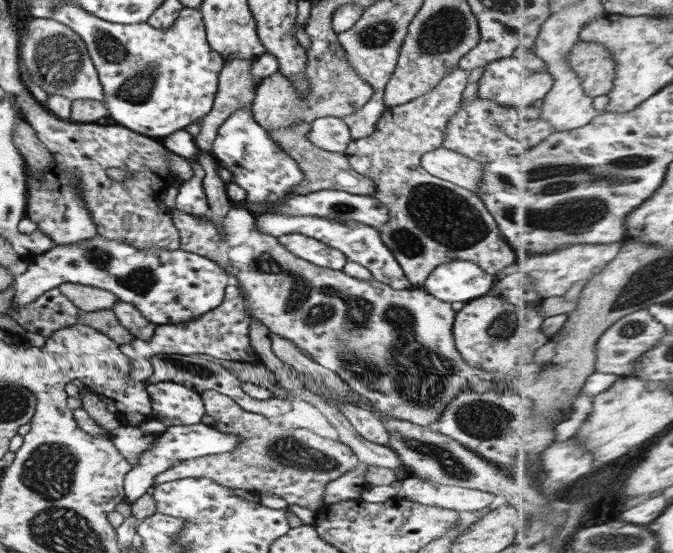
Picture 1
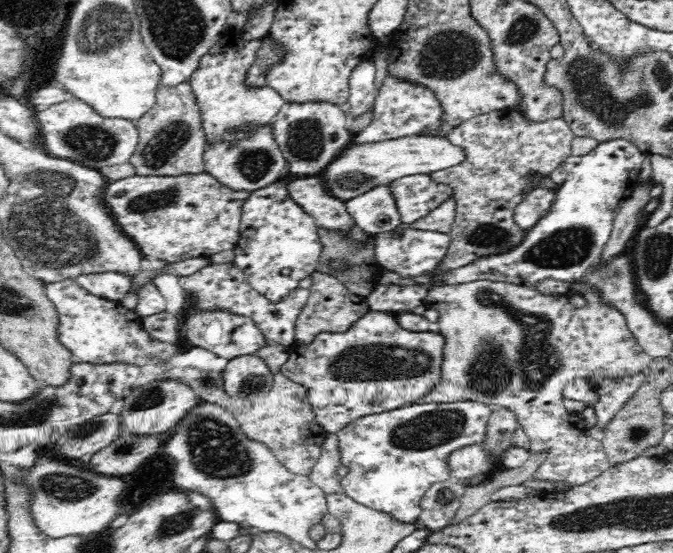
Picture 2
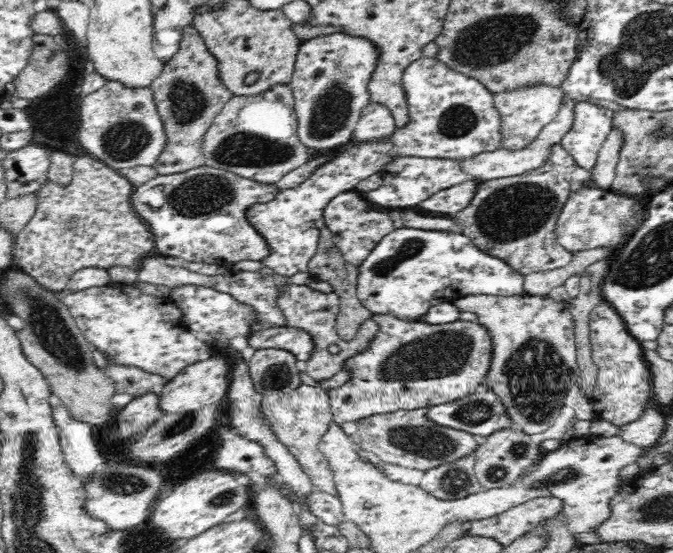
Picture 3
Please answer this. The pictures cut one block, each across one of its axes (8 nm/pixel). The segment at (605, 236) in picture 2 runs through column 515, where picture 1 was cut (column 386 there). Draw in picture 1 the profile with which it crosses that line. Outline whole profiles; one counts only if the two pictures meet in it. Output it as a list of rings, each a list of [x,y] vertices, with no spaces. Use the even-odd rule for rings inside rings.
[[[259,211],[253,212],[255,227],[259,231],[278,237],[289,233],[299,233],[314,238],[332,249],[343,253],[347,261],[357,263],[366,268],[373,280],[389,285],[395,290],[409,289],[413,285],[405,278],[401,267],[393,258],[393,254],[385,248],[385,244],[379,238],[377,228],[361,224],[361,222],[345,221],[335,222],[327,218],[305,217],[305,216],[283,216],[283,214],[273,214],[273,212]]]

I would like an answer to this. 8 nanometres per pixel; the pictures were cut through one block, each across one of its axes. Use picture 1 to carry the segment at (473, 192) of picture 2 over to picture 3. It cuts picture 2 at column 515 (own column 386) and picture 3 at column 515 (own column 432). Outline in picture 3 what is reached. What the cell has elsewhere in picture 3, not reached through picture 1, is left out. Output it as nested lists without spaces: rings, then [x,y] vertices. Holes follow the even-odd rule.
[[[526,84],[514,90],[494,94],[494,105],[501,114],[501,129],[503,146],[508,150],[522,150],[528,146],[546,124],[558,114],[563,98],[566,95],[558,86],[549,84]],[[558,144],[551,148],[550,158],[539,169],[513,177],[482,181],[470,204],[452,218],[462,227],[461,233],[471,238],[482,252],[505,260],[520,274],[527,275],[532,272],[562,268],[573,259],[573,253],[558,244],[555,230],[559,214],[572,192],[570,182],[576,167],[577,162],[574,157]]]

